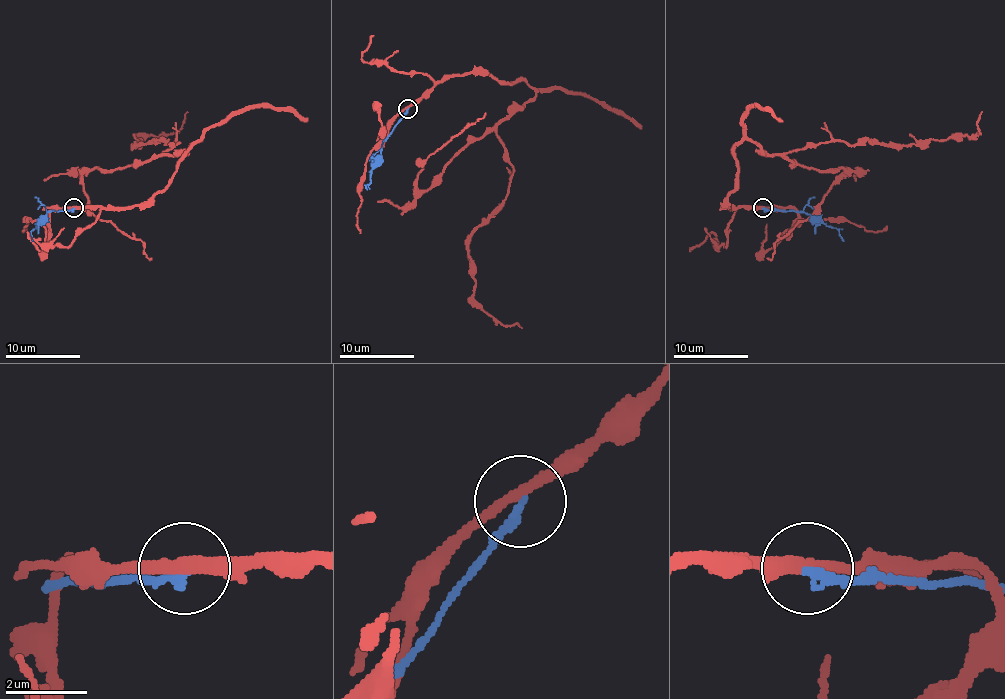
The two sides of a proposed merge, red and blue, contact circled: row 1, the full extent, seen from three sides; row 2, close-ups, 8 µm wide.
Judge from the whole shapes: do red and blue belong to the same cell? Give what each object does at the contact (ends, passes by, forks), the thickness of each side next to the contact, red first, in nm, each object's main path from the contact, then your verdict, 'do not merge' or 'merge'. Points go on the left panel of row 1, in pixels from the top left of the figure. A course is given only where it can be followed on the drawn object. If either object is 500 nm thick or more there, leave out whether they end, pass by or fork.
red passes by; blue ends there; 280 nm thick on the red side, 180 nm on the other; red runs (73, 207), (144, 205), (201, 140), (165, 155), (178, 142), (135, 145), (139, 138), (176, 132), (188, 111); blue runs (73, 207), (48, 211), (31, 232), (33, 241); do not merge

